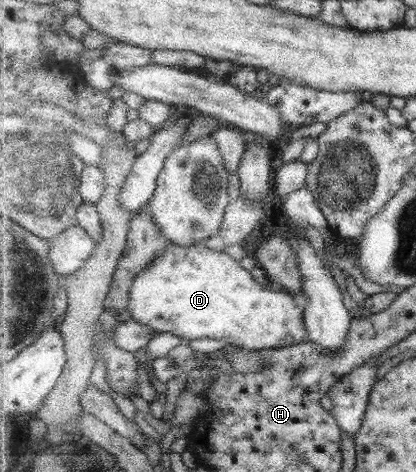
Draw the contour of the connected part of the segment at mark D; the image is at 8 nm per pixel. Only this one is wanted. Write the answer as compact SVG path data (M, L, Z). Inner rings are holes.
M171 243L168 249L168 253L160 259L156 259L156 263L152 263L152 267L148 267L142 273L138 274L136 277L135 286L132 287L132 303L129 309L129 315L131 319L135 319L148 327L151 327L155 333L175 333L180 337L185 337L190 340L204 339L204 338L216 338L228 340L230 343L230 348L234 345L240 345L244 350L260 350L260 349L275 349L280 350L282 348L298 345L299 343L304 343L307 341L307 320L305 319L305 306L302 299L292 295L285 289L280 289L280 287L266 287L266 285L260 285L256 283L254 275L240 265L240 261L236 261L234 257L230 257L228 253L216 251L216 249L208 249L205 244L194 245L194 247L182 247L182 245Z

